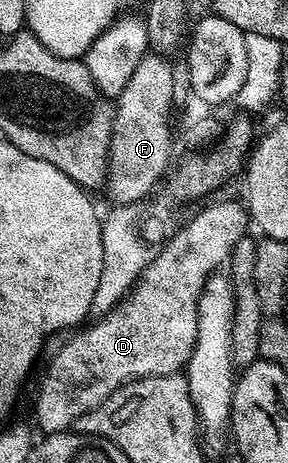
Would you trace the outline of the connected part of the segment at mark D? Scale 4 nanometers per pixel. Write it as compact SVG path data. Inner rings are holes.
M240 202L215 203L205 208L186 227L184 224L158 250L162 250L158 255L156 252L156 255L150 258L145 272L120 303L106 310L109 312L98 323L90 322L73 333L78 335L71 336L58 349L37 393L37 427L41 433L56 435L68 432L72 423L74 426L87 412L103 405L105 398L122 383L131 379L145 379L148 375L170 375L186 366L196 345L196 334L199 330L197 310L204 285L220 268L217 266L232 256L237 242L246 238L245 223L247 224L247 211Z

